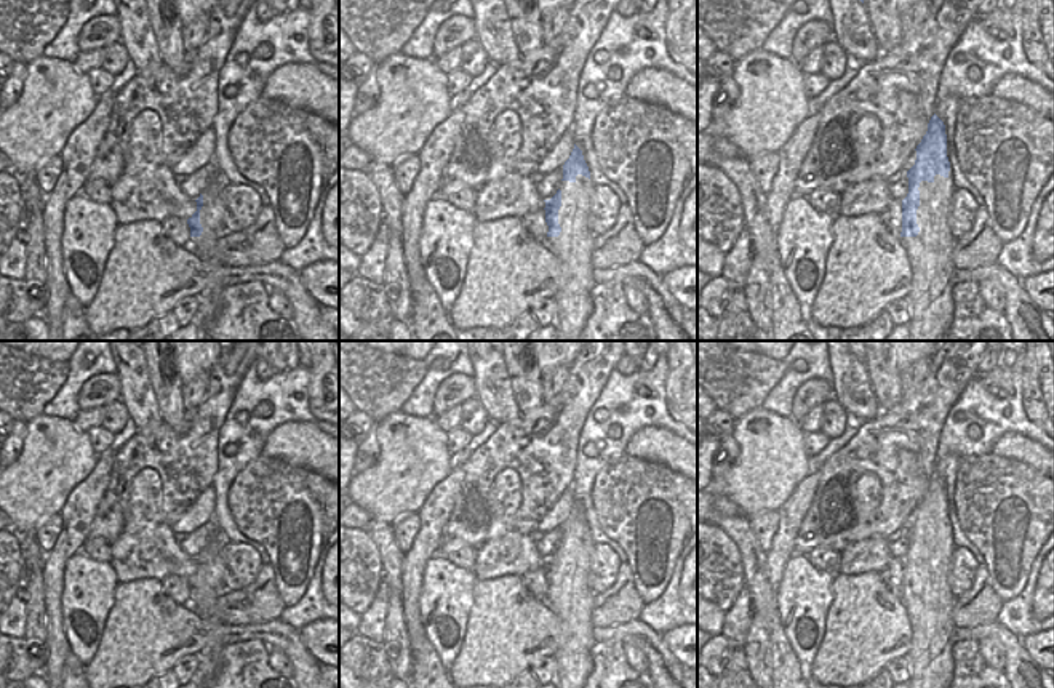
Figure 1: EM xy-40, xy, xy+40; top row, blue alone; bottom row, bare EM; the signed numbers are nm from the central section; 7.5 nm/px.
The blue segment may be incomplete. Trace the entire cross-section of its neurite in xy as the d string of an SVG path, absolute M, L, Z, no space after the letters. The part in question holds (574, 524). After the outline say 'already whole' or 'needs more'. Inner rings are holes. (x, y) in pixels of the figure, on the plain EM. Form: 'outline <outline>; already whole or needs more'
outline M574 502L574 507L573 507L569 517L563 523L563 538L561 539L576 541L577 533L582 533L590 538L590 530L584 518L582 509Z; already whole

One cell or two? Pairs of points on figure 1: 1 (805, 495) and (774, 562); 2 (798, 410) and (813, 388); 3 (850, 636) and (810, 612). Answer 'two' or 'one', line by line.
1: one
2: one
3: two

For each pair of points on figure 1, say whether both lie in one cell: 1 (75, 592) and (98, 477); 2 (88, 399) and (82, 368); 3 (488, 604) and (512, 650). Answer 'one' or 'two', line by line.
1: two
2: two
3: one

